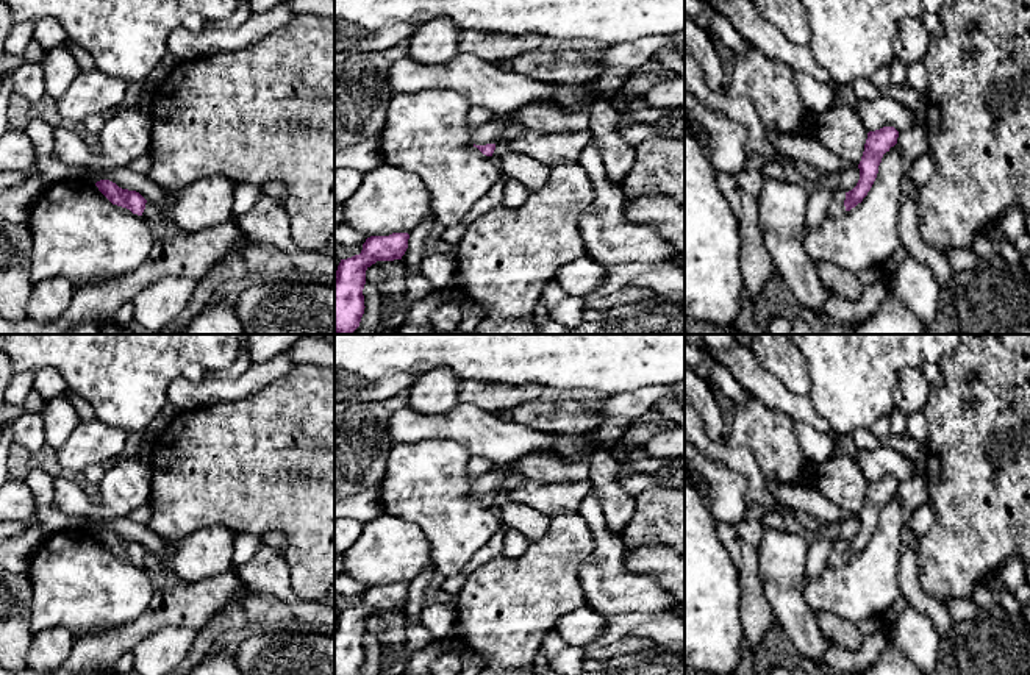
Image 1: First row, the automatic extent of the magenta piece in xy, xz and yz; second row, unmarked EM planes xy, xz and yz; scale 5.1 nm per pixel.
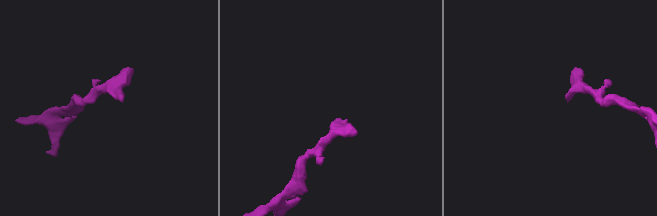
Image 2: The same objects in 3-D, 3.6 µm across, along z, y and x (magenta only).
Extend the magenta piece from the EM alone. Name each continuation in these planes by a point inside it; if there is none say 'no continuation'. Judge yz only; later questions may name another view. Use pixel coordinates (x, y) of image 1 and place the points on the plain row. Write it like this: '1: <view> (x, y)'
1: yz (836, 558)

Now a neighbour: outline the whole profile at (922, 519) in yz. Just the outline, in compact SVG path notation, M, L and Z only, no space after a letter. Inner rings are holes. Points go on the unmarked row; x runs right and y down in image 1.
M927 502L913 511L908 525L916 536L924 536L930 531L935 522L936 522L935 508L930 502Z

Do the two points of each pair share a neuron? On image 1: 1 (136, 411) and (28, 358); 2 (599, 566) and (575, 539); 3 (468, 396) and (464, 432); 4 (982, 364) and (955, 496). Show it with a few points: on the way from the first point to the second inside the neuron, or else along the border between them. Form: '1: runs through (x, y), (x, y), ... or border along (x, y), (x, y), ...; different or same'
1: runs through (110, 385), (83, 358), (55, 358); same
2: border along (585, 519), (593, 552), (577, 571), (582, 591); different
3: border along (460, 400), (474, 403), (497, 416); different
4: runs through (990, 397), (990, 444), (982, 452), (982, 463); same

